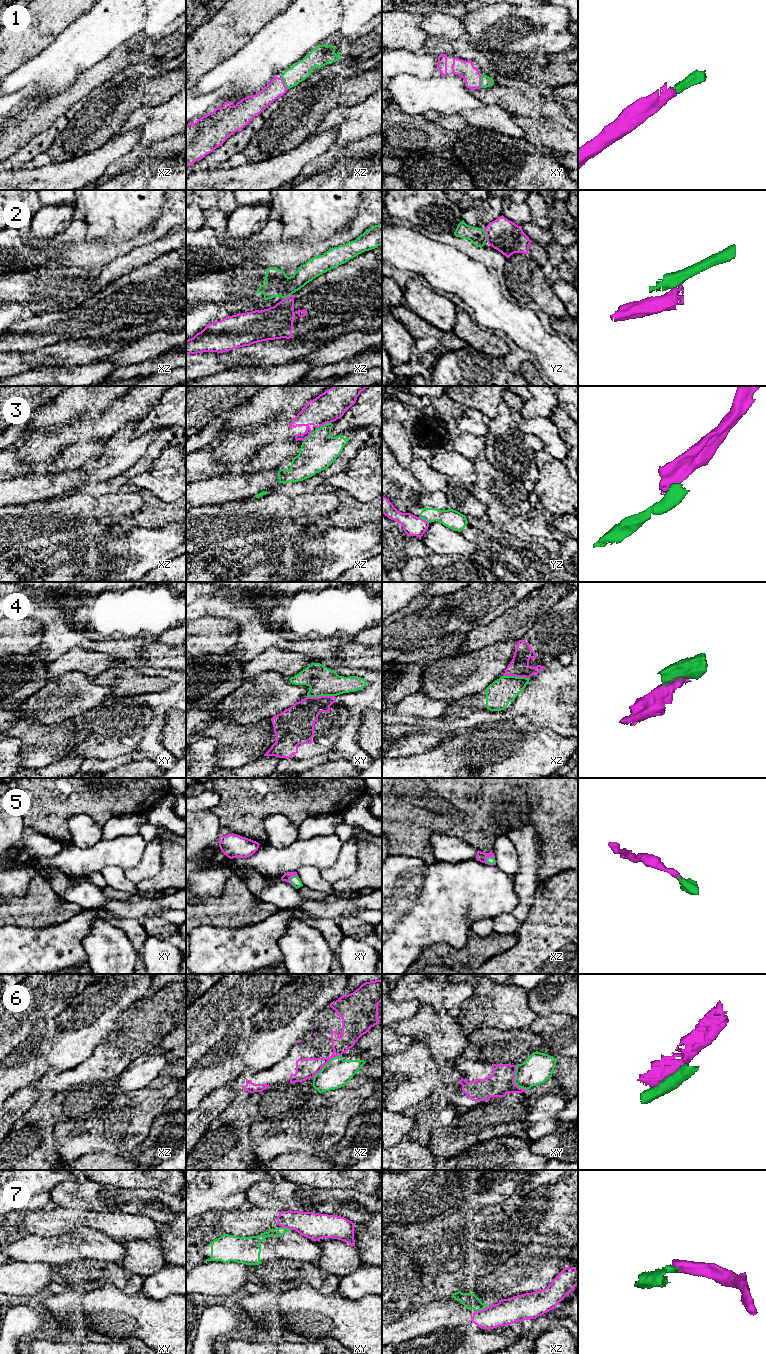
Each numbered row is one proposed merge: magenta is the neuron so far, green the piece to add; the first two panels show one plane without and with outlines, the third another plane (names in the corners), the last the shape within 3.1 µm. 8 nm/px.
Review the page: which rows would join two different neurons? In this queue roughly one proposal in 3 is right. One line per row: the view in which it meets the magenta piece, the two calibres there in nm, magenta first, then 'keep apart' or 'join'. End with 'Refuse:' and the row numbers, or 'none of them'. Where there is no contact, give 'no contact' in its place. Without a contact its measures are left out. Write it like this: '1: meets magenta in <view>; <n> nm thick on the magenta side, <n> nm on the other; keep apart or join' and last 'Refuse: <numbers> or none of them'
1: meets magenta in xy; 140 nm thick on the magenta side, 90 nm on the other; join
2: meets magenta in yz; 260 nm thick on the magenta side, 140 nm on the other; keep apart
3: meets magenta in xz; 240 nm thick on the magenta side, 280 nm on the other; keep apart
4: meets magenta in xy; 240 nm thick on the magenta side, 220 nm on the other; keep apart
5: meets magenta in xy; 70 nm thick on the magenta side, 70 nm on the other; join
6: meets magenta in xy; 200 nm thick on the magenta side, 240 nm on the other; keep apart
7: meets magenta in xz; 200 nm thick on the magenta side, 120 nm on the other; keep apart
Refuse: 2, 3, 4, 6, 7

